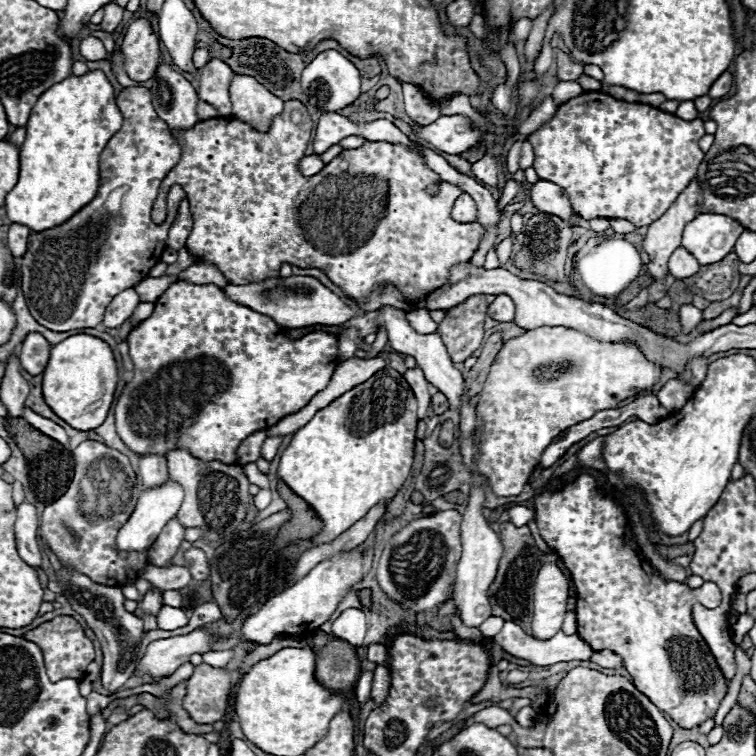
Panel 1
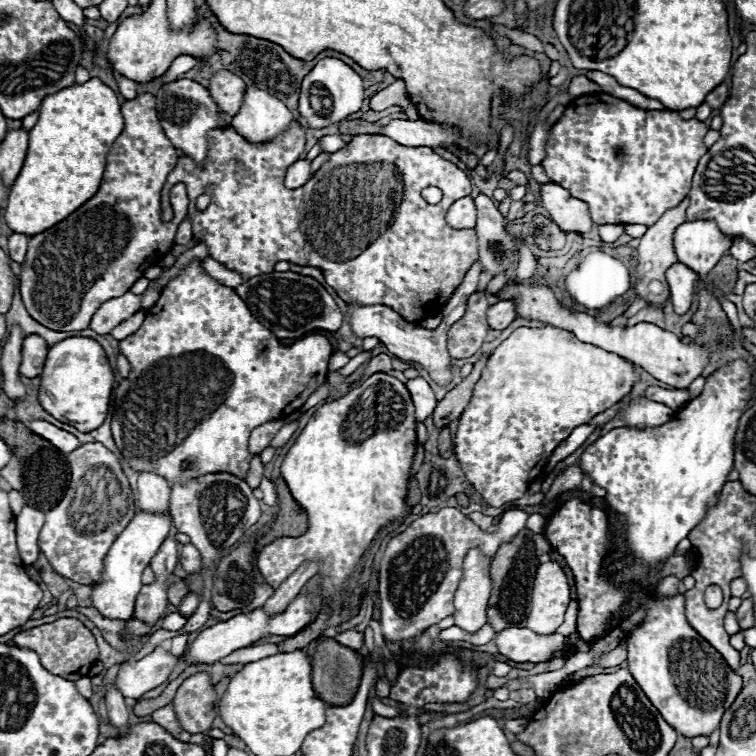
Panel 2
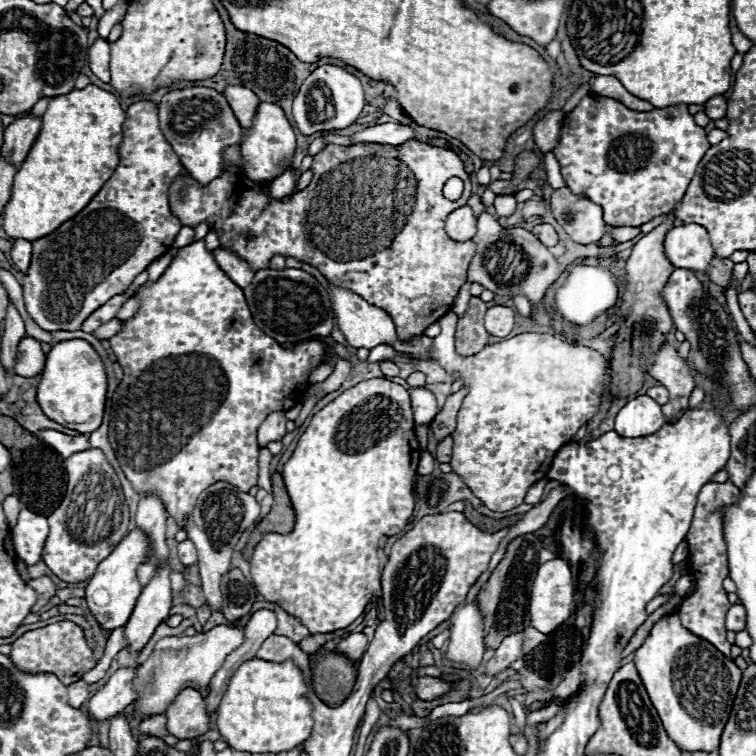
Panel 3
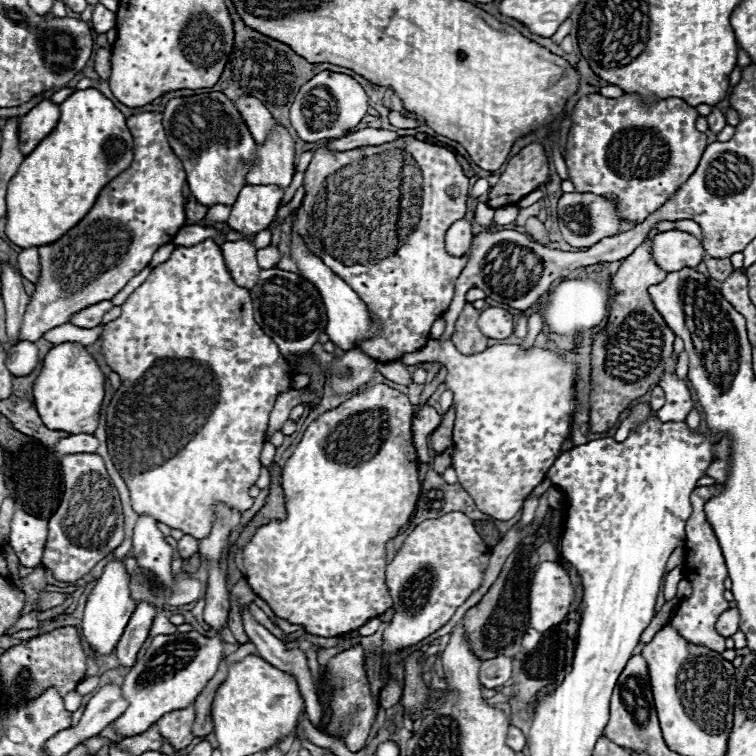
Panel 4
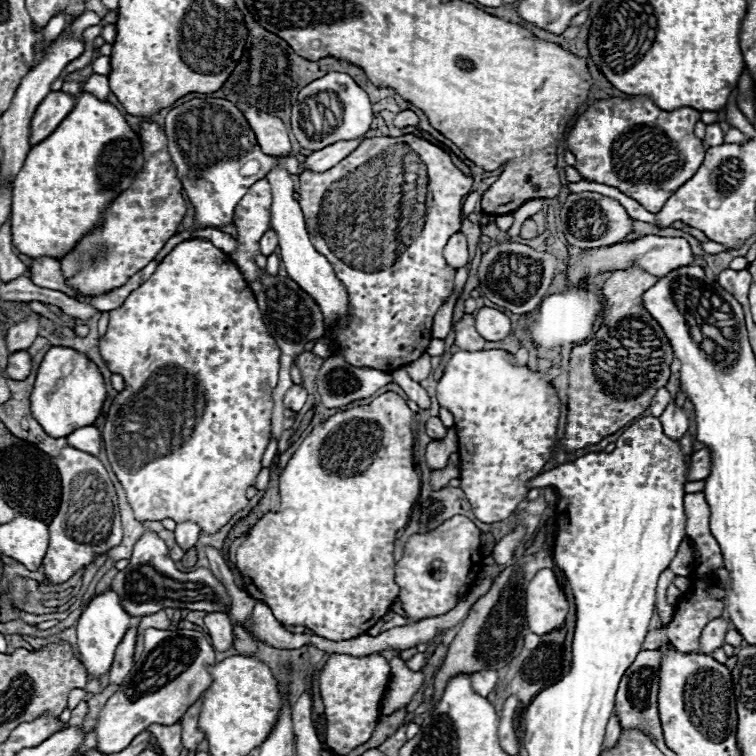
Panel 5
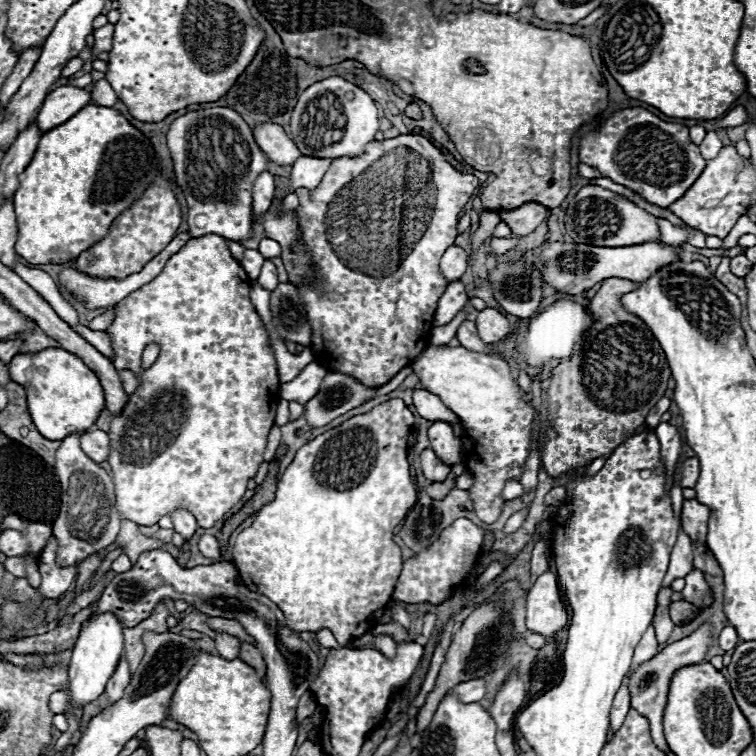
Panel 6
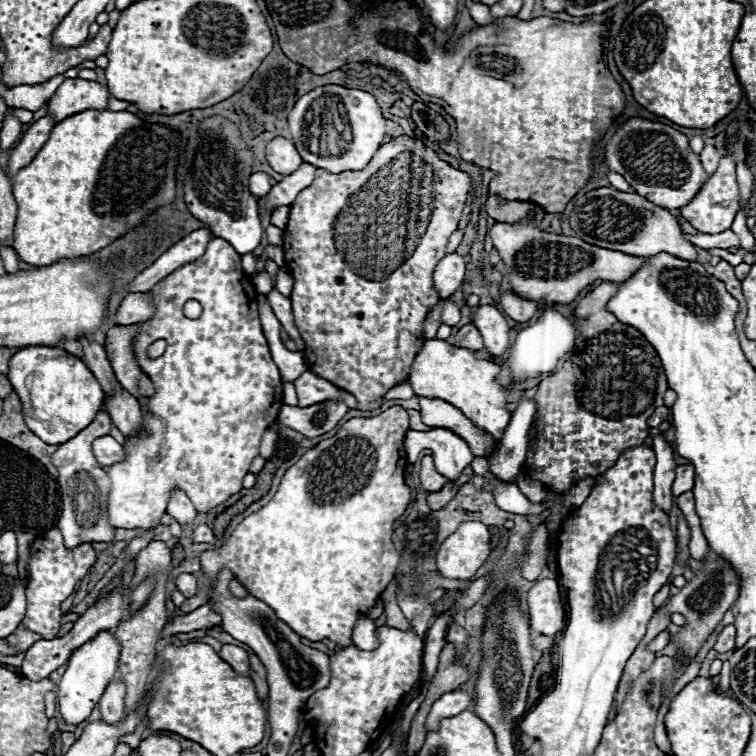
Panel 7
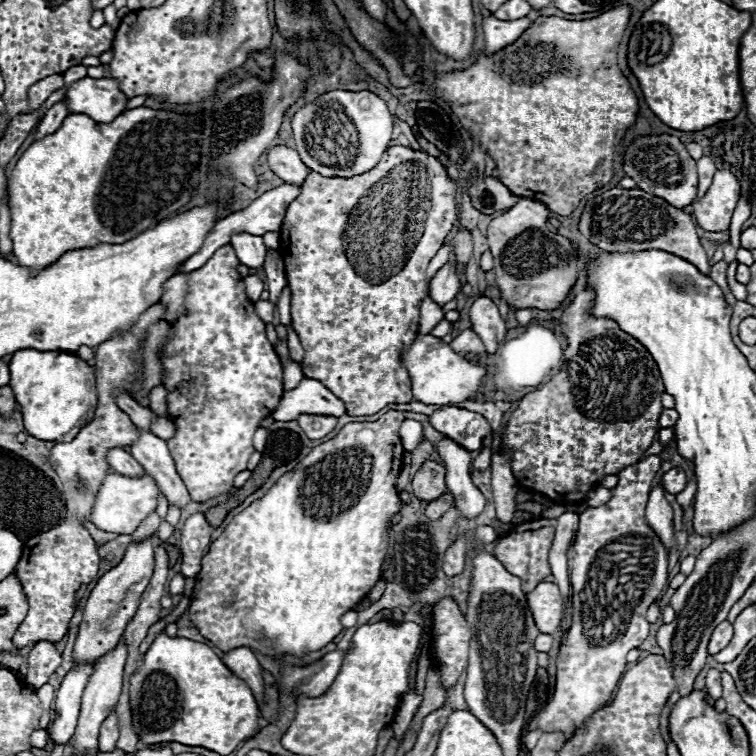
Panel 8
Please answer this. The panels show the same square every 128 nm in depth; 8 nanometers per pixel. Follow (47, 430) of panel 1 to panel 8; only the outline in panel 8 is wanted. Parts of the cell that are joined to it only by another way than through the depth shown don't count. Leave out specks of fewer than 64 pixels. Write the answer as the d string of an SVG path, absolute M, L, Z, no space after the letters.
M112 448L108 452L108 464L118 472L118 474L124 474L124 476L130 476L130 478L138 478L138 476L144 476L144 468L140 466L140 462L136 462L132 458L132 454L128 454L126 450L122 448Z

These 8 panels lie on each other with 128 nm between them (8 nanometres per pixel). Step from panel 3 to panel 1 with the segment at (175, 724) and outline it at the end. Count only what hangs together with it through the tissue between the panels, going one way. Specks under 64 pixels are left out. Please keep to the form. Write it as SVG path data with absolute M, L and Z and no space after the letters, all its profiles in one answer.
M200 664L186 684L182 706L196 724L214 724L222 720L228 706L230 674L226 668Z

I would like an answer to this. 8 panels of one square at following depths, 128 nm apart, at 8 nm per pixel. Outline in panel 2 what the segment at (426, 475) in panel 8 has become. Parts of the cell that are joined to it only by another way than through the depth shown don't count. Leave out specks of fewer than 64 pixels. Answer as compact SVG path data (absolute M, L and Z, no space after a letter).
M482 356L482 358L474 364L472 374L470 374L468 378L464 378L454 390L450 390L450 392L444 396L444 400L438 402L438 406L436 406L436 410L434 410L434 426L446 428L450 422L454 422L456 418L460 418L464 406L466 406L466 404L470 402L470 398L472 398L472 388L474 388L474 384L476 384L478 378L480 378L480 372L482 372L486 360L488 360L488 356Z

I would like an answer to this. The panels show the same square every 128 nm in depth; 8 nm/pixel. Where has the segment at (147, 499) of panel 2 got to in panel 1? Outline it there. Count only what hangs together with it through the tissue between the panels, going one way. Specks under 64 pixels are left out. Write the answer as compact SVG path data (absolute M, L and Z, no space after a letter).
M154 454L142 456L140 458L140 480L146 490L150 490L152 486L162 486L168 480L166 458L154 456Z

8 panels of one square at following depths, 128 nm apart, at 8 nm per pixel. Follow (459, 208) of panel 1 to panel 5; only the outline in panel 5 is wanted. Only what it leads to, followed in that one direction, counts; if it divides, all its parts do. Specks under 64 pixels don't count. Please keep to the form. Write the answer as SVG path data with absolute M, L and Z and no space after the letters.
M456 232L448 240L448 244L444 248L444 258L446 258L448 266L452 266L456 270L468 264L468 246L466 246L466 236L462 232Z

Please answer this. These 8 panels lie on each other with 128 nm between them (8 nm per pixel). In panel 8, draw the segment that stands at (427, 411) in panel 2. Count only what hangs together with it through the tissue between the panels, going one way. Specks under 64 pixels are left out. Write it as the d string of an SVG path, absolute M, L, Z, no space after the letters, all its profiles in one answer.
M442 438L438 442L438 452L442 456L442 464L446 466L446 484L448 492L454 496L456 508L460 510L460 514L464 514L464 518L476 518L484 510L486 498L480 494L470 478L470 452L450 438Z

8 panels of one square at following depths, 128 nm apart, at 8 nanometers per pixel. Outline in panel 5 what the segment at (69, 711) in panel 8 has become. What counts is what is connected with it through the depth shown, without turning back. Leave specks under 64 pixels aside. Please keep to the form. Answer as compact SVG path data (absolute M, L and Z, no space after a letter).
M110 590L96 596L88 604L84 614L80 616L80 620L78 620L78 652L80 652L80 662L92 680L98 680L100 676L104 676L110 670L116 646L122 642L130 622L132 622L132 618L124 612L118 596Z

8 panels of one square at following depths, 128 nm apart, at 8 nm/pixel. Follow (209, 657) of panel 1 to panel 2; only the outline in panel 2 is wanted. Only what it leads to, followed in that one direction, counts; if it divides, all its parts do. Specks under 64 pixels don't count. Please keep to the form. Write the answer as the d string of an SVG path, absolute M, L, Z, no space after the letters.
M274 642L252 646L252 648L240 648L240 650L234 650L232 654L228 654L222 660L222 664L248 664L248 662L254 662L254 660L260 660L260 658L266 658L266 656L276 656L280 652L282 650Z

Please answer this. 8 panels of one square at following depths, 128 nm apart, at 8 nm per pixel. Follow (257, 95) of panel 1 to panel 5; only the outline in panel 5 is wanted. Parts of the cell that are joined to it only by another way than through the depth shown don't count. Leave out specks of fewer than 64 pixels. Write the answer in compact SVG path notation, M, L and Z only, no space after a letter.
M274 168L266 180L272 186L272 208L270 208L270 228L278 234L278 246L282 254L282 262L288 270L288 276L306 292L310 294L316 304L320 306L326 322L326 330L330 330L340 318L346 316L348 310L348 294L342 286L342 282L336 278L330 262L314 250L310 236L304 226L304 216L298 206L298 202L292 198L294 192L294 182L290 180L290 174L284 168Z

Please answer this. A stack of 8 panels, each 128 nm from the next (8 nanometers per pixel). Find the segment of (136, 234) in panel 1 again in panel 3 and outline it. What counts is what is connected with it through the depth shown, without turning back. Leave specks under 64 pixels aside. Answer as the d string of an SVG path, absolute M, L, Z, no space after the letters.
M132 104L122 134L120 164L102 190L54 234L32 242L32 262L22 286L24 304L28 316L44 330L80 330L88 314L112 296L124 294L136 274L168 252L182 228L182 222L170 212L168 186L184 168L158 126L156 104Z

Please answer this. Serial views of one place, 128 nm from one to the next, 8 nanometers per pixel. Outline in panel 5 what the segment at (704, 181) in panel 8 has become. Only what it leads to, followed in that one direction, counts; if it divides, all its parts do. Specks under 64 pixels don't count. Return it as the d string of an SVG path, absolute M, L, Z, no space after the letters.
M710 124L706 128L706 136L704 136L704 146L706 148L712 148L712 146L720 146L724 142L724 134L720 130L718 124Z

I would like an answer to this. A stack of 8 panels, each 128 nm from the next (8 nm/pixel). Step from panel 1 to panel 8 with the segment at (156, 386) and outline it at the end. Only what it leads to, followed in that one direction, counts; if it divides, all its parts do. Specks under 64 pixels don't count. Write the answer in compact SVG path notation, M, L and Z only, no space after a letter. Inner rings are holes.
M222 246L220 250L216 250L216 254L206 262L206 266L202 266L200 270L194 270L190 272L190 280L188 280L188 294L186 294L186 308L190 314L186 316L180 316L176 324L172 324L172 330L170 330L170 336L172 340L168 342L168 346L164 348L164 360L162 360L162 366L164 366L164 388L168 390L168 414L170 414L170 420L176 424L176 436L168 440L168 448L172 452L172 458L176 462L176 470L178 474L182 476L188 492L190 492L190 498L196 500L196 502L206 502L222 492L228 492L232 488L232 480L238 472L246 470L246 462L250 458L250 454L254 452L254 446L252 446L252 436L258 428L258 422L266 416L272 414L272 410L278 406L282 394L284 394L284 386L282 386L282 364L280 364L280 358L278 354L274 352L274 346L268 342L266 338L266 332L264 332L264 322L256 316L254 312L254 304L246 298L246 292L244 292L244 282L240 278L240 274L236 272L236 266L238 266L238 258L232 250L232 246ZM108 474L94 498L94 506L90 512L90 522L104 530L114 534L132 534L138 524L156 510L158 504L158 486L156 482L146 474L142 478L126 478L122 474Z

